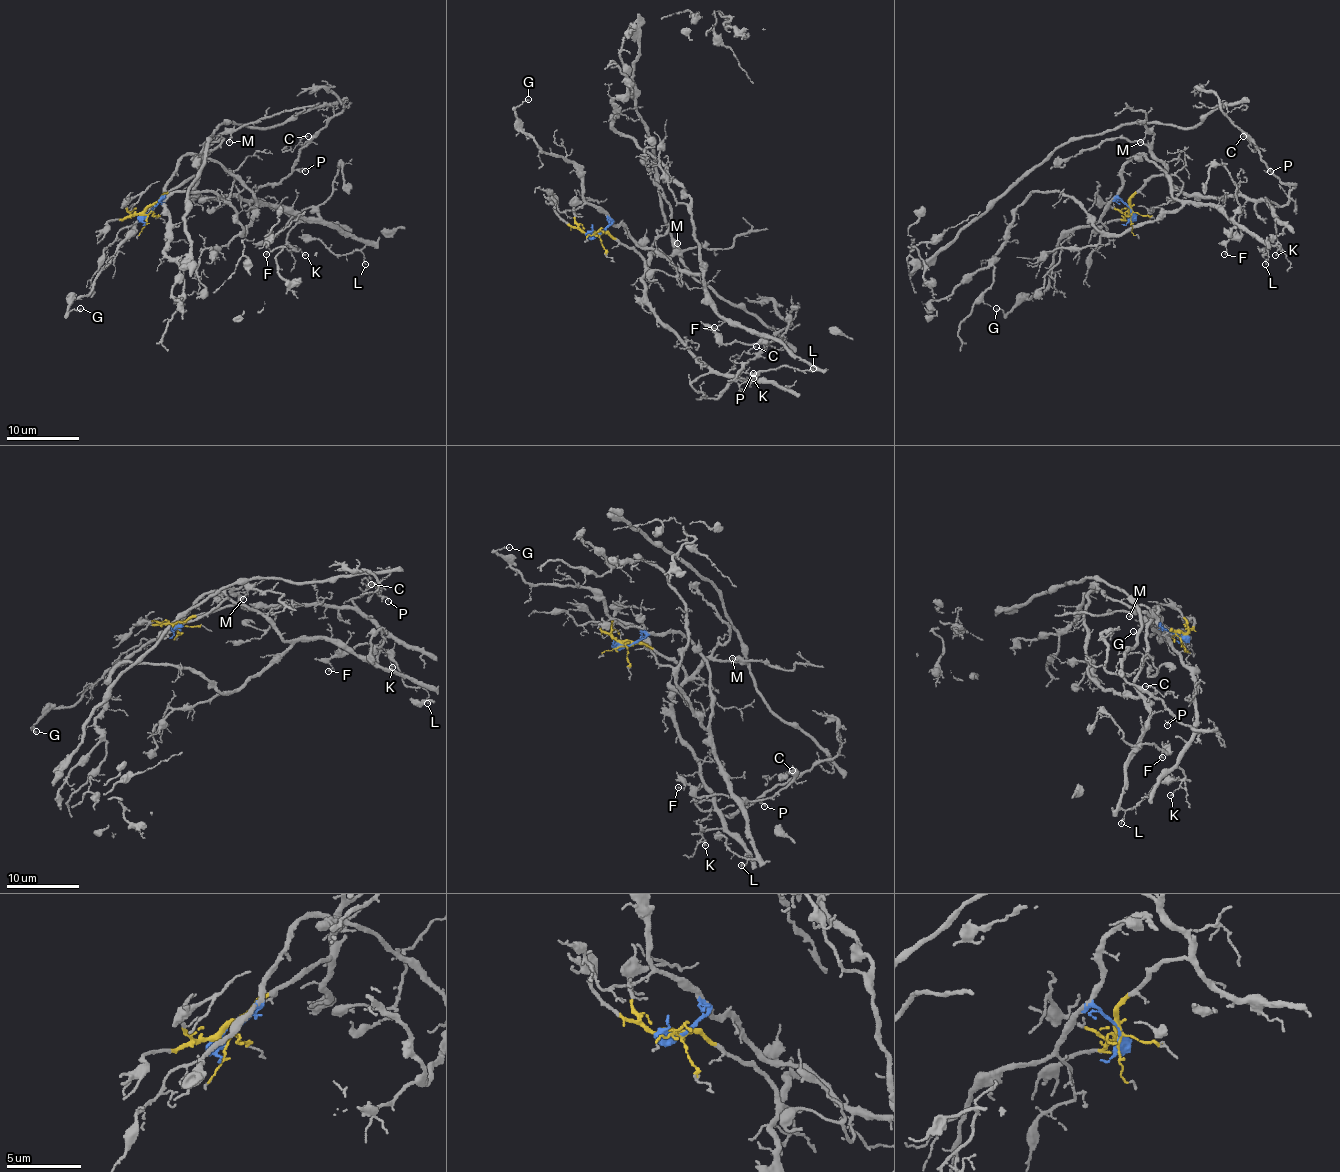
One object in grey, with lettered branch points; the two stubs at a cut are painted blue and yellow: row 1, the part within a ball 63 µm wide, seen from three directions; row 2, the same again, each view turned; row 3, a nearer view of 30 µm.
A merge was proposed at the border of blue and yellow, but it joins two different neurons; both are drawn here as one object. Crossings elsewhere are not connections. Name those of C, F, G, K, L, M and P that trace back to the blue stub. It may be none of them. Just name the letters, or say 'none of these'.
F, G, L

